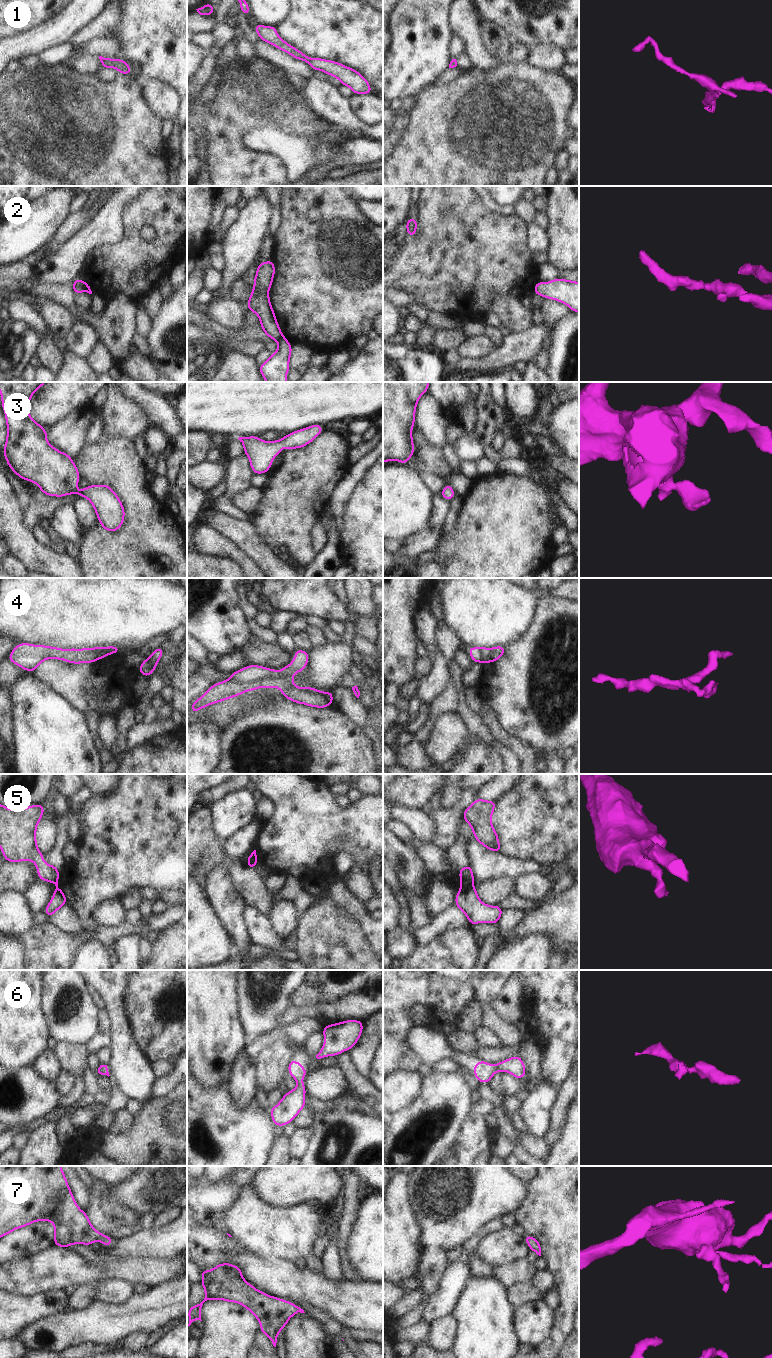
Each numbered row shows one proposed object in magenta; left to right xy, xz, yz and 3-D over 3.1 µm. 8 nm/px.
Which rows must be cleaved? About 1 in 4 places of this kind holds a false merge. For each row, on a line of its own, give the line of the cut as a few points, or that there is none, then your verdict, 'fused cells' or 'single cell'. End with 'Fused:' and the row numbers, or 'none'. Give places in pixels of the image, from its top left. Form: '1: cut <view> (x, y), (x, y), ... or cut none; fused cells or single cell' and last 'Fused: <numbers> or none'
1: cut none; single cell
2: cut xz (283, 336), (278, 341); fused cells
3: cut none; single cell
4: cut none; single cell
5: cut yz (472, 884), (461, 887); fused cells
6: cut none; single cell
7: cut none; single cell
Fused: 2, 5

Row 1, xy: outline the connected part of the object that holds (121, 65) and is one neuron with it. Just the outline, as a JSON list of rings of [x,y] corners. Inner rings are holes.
[[[99,56],[101,61],[102,68],[116,68],[120,74],[128,74],[132,73],[132,69],[129,67],[128,63],[123,59],[111,59],[111,58],[104,58]]]

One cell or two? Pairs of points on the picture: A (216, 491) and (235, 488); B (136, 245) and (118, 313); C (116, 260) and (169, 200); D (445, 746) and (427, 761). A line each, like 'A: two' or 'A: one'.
A: two
B: two
C: one
D: two

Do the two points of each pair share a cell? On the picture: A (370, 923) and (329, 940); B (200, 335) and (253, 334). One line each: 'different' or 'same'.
A: different
B: different

